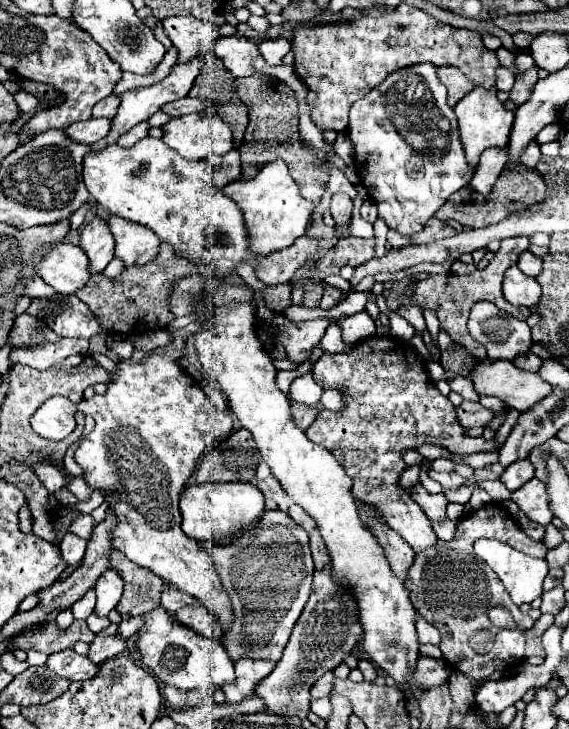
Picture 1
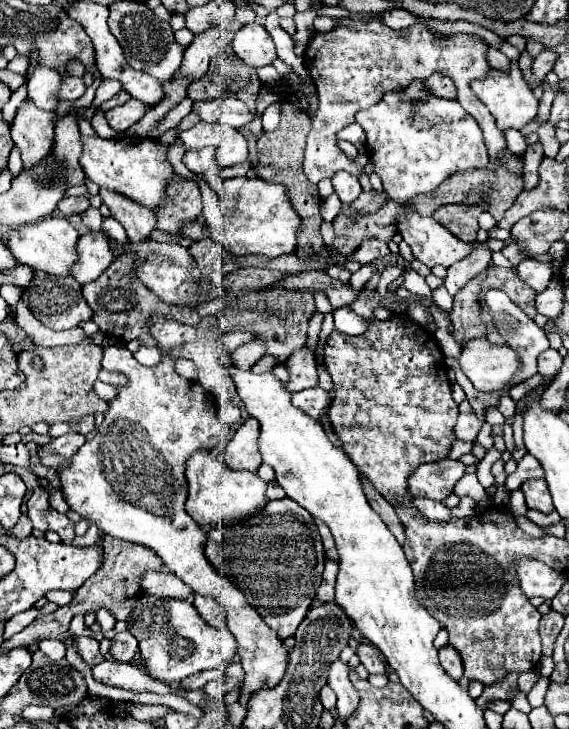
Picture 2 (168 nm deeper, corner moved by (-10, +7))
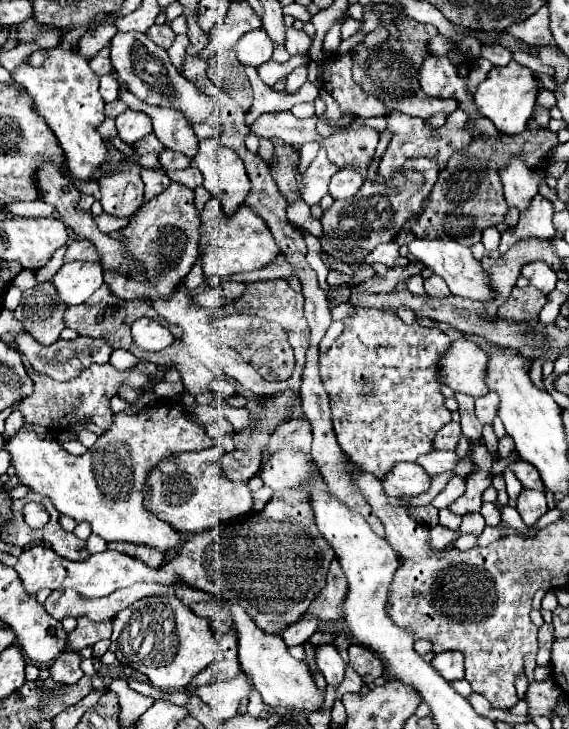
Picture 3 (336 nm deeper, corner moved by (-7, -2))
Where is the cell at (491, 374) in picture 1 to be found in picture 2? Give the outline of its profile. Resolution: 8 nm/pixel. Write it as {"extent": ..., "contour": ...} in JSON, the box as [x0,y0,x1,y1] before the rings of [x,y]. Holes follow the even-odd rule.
{"extent":[461,338,519,392],"contour":[[[477,338],[463,344],[461,370],[481,392],[505,390],[519,368],[519,356],[507,344],[493,344]]]}

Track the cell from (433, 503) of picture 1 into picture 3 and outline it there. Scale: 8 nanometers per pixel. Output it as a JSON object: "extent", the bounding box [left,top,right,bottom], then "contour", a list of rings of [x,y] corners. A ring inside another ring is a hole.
{"extent":[382,463,432,499],"contour":[[[396,463],[388,473],[388,479],[382,479],[384,489],[390,497],[410,499],[430,489],[432,477],[418,463]]]}

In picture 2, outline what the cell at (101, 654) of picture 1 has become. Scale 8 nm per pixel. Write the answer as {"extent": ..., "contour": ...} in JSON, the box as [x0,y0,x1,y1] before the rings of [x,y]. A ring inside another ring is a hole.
{"extent":[73,636,103,666],"contour":[[[81,636],[81,638],[73,638],[73,646],[77,648],[77,654],[89,664],[95,666],[103,660],[103,656],[99,654],[99,642],[89,638],[89,636]]]}

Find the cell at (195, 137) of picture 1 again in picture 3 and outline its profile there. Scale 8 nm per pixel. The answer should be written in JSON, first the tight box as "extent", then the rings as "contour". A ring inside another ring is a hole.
{"extent":[194,137,250,215],"contour":[[[216,137],[200,139],[194,163],[200,169],[200,173],[204,175],[204,187],[212,193],[212,197],[216,197],[220,201],[224,215],[236,211],[244,203],[244,199],[246,199],[248,191],[250,191],[250,181],[248,181],[244,163],[242,163],[242,159],[238,157],[236,151],[224,147]]]}

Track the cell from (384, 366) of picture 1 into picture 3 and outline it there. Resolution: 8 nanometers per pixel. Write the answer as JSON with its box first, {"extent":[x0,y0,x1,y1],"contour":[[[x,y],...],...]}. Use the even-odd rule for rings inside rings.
{"extent":[320,307,450,479],"contour":[[[356,307],[356,315],[344,319],[342,335],[328,351],[320,353],[320,375],[330,395],[338,443],[358,469],[384,479],[398,461],[416,461],[420,455],[434,451],[436,433],[450,421],[438,383],[438,361],[450,343],[450,337],[440,329],[428,329],[418,323],[406,325],[394,311]]]}

